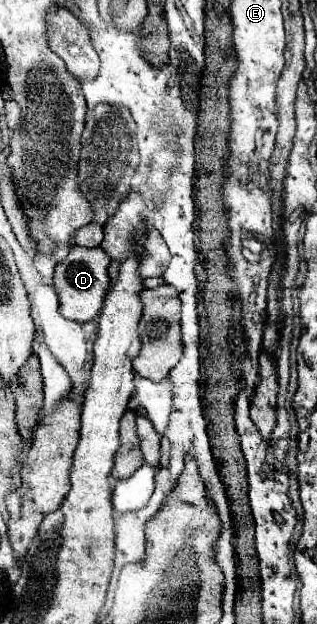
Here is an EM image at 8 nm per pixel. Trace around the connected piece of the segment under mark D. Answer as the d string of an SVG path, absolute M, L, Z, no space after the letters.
M73 246L69 256L65 260L61 260L55 266L55 274L53 274L53 282L55 282L55 290L59 294L59 312L75 322L91 322L101 306L103 306L103 298L105 292L109 290L109 268L111 260L107 258L107 254L97 246L97 248L83 248L83 246Z

